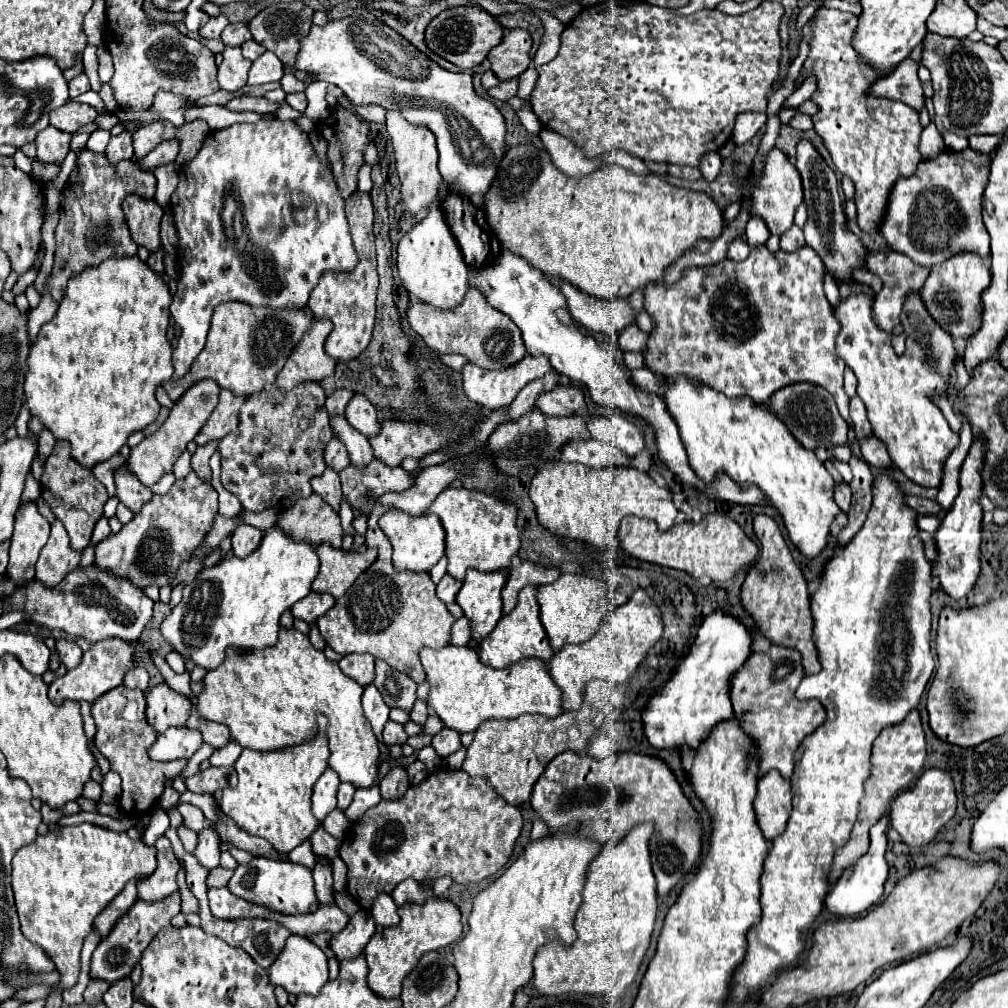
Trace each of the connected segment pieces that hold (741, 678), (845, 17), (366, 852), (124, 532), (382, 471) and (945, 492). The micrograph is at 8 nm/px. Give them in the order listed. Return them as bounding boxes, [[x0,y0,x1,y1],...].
[[732,646,826,780],[802,8,922,232],[340,768,520,910],[94,472,218,588],[340,460,414,516],[936,420,972,511]]

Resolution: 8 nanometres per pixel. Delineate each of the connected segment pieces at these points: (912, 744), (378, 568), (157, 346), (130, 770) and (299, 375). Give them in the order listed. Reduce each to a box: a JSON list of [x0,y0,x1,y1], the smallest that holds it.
[[830,710,926,884],[316,518,454,684],[24,256,172,468],[92,686,186,816],[276,320,336,390]]

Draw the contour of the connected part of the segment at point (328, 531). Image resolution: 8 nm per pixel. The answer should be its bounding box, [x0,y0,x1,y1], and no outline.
[276,494,344,546]

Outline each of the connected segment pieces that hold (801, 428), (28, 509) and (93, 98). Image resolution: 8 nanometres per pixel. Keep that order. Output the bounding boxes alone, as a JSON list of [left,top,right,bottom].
[[768,382,848,450],[6,502,50,586],[70,90,104,109]]

